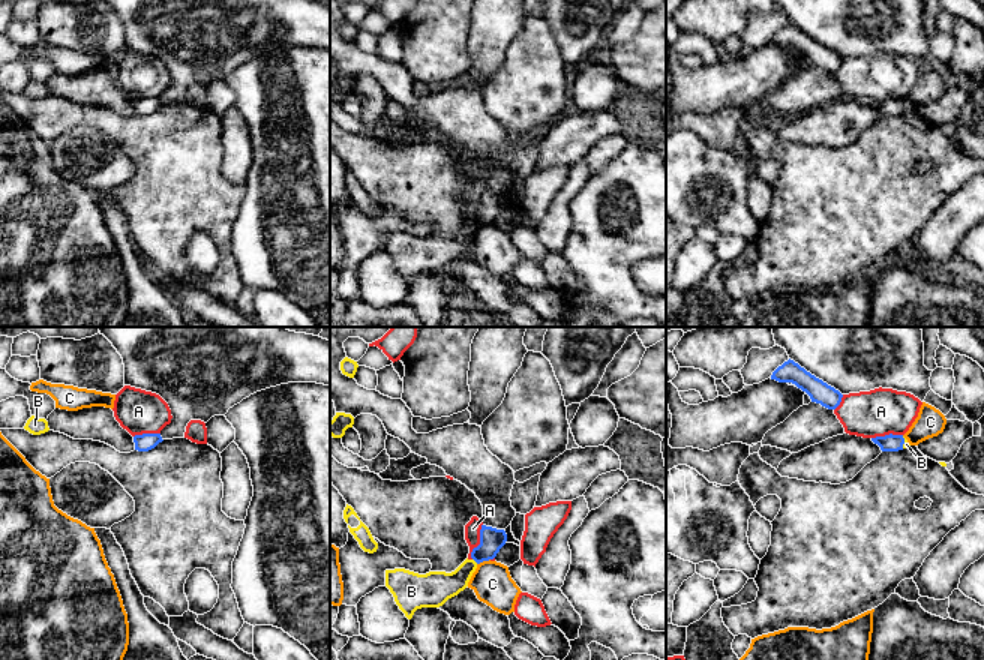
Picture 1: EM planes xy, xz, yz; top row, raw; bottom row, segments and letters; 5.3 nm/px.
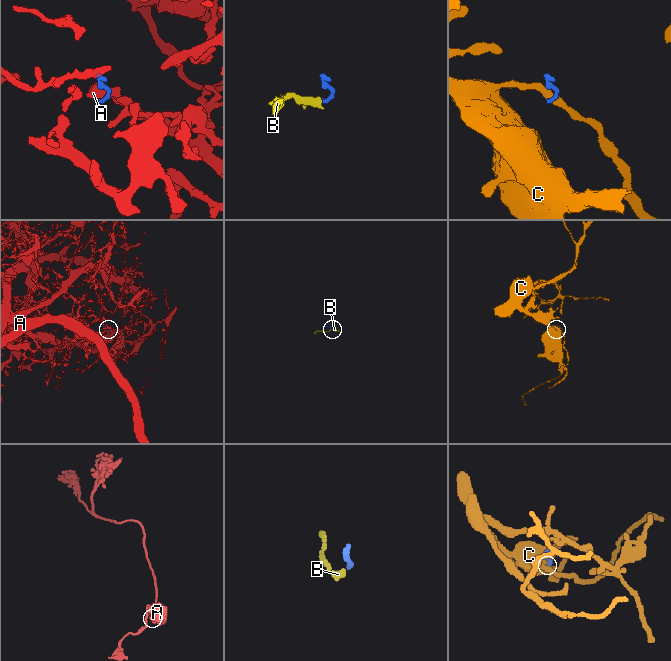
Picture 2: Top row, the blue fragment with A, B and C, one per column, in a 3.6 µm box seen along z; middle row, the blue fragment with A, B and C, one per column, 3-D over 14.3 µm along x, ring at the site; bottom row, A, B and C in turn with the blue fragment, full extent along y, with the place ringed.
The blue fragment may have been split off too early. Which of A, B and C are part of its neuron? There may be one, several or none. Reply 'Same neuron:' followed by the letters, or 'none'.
Same neuron: B

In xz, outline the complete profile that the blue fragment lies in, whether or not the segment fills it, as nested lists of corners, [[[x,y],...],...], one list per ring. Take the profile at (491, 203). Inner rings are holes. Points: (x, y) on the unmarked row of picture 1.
[[[482,189],[480,208],[472,213],[471,222],[466,222],[454,236],[418,238],[405,232],[386,234],[386,250],[399,273],[411,284],[417,273],[440,272],[464,255],[477,230],[494,224],[506,206],[504,194]]]

